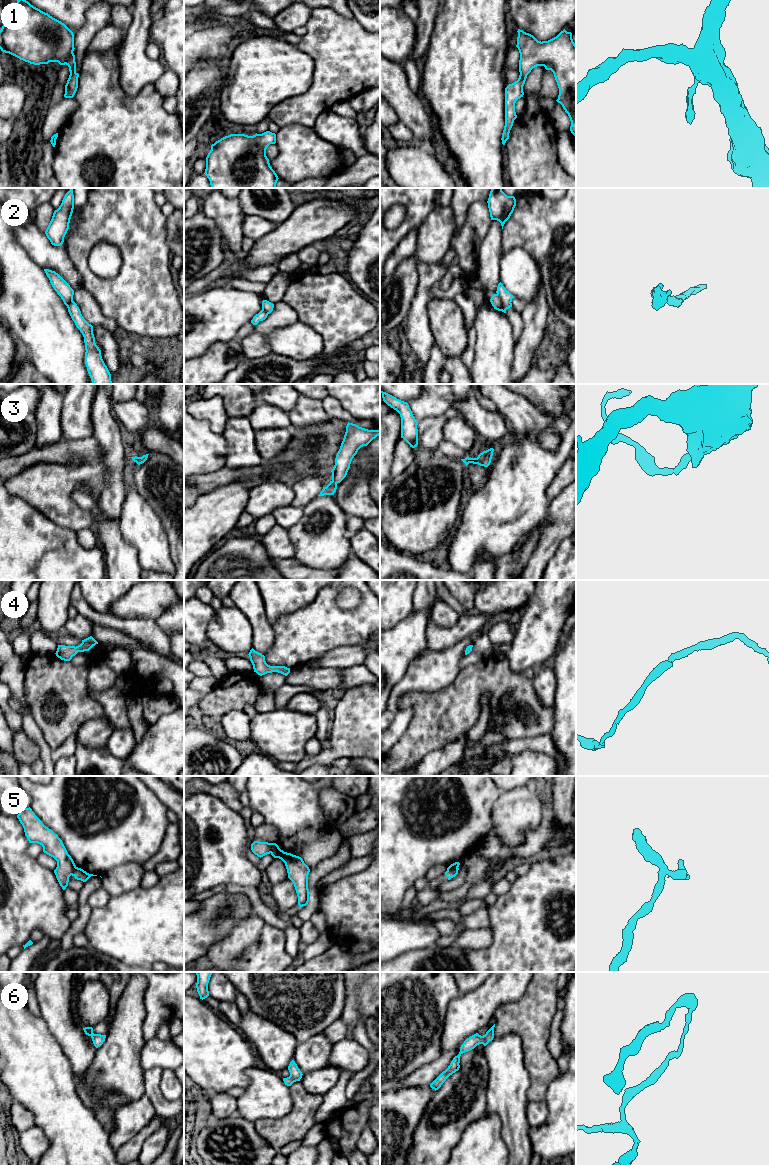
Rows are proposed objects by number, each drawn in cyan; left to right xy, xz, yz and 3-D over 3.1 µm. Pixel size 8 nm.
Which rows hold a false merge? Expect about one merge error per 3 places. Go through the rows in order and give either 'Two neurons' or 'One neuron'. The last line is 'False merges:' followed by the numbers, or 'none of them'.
1: One neuron
2: Two neurons
3: One neuron
4: One neuron
5: Two neurons
6: One neuron
False merges: 2, 5

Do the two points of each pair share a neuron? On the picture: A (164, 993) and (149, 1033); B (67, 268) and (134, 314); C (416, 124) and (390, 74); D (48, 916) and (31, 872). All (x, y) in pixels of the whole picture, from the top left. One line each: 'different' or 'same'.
A: same
B: different
C: same
D: same

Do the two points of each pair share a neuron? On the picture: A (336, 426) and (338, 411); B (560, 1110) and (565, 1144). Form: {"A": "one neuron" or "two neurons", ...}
{"A": "two neurons", "B": "one neuron"}

